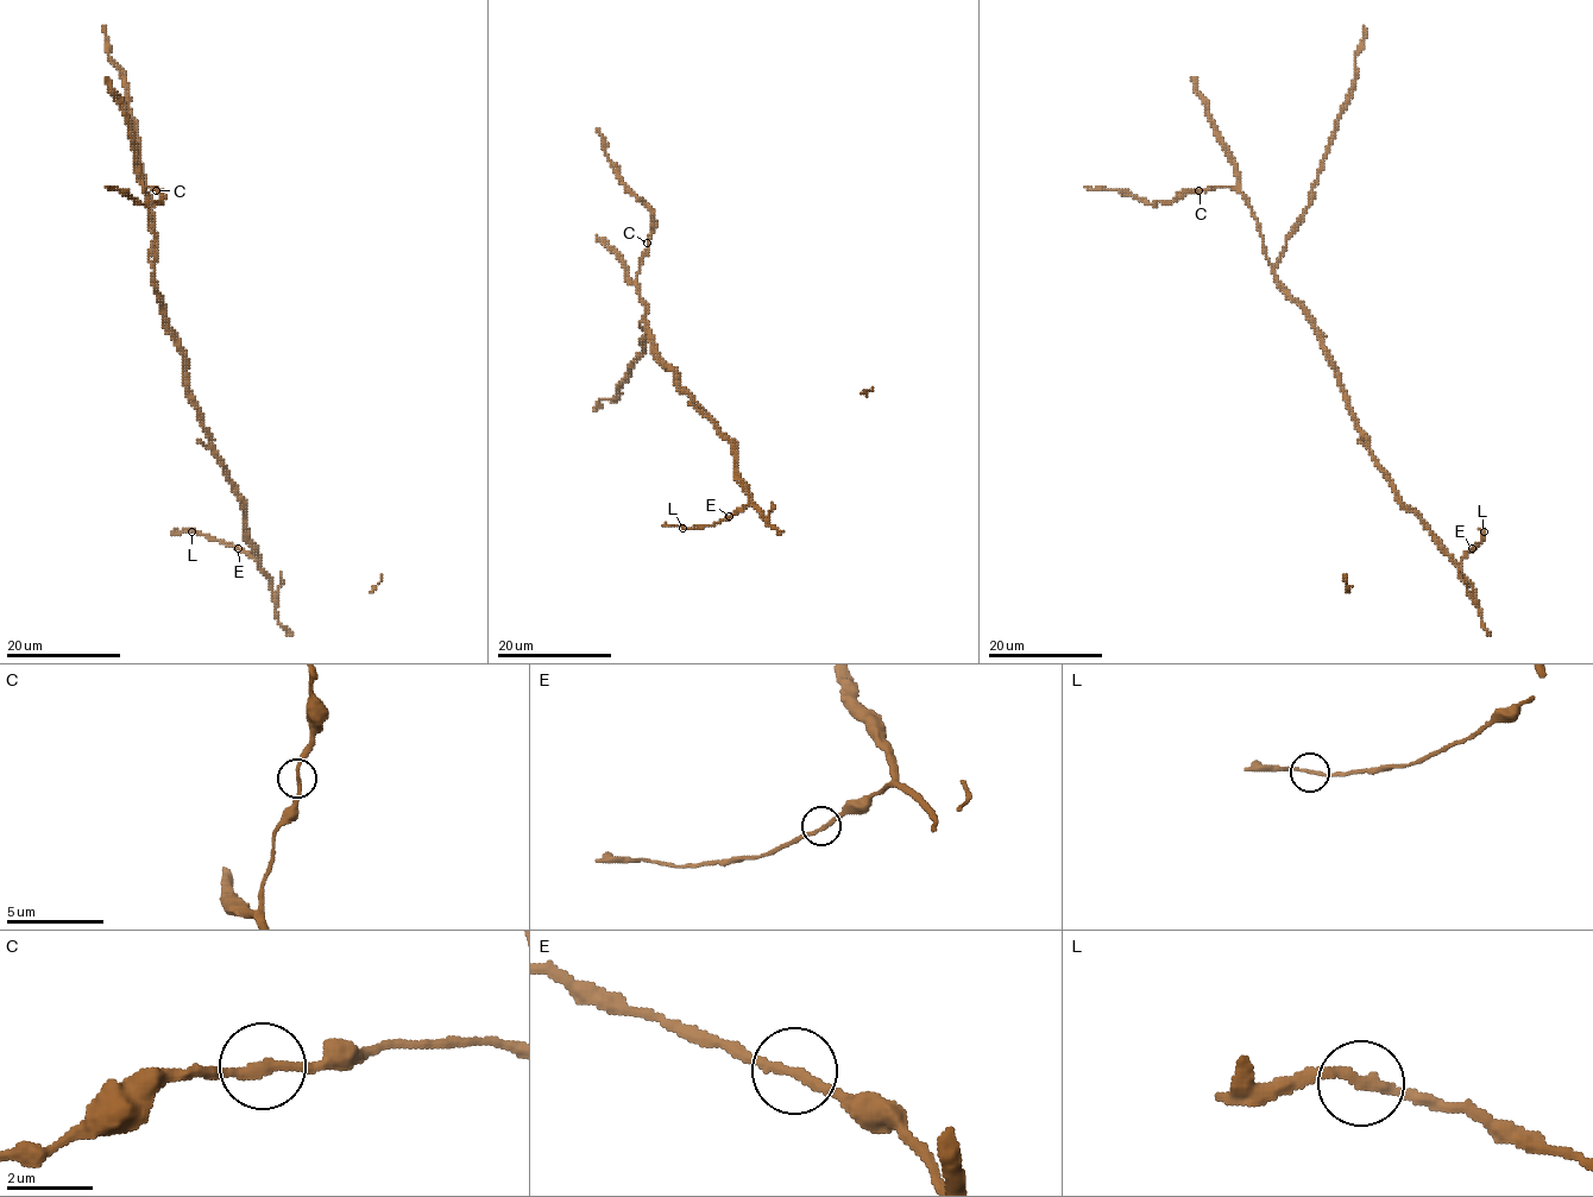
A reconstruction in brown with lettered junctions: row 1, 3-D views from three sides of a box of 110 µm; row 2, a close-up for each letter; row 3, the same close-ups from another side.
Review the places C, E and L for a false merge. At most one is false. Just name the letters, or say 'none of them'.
none of them

